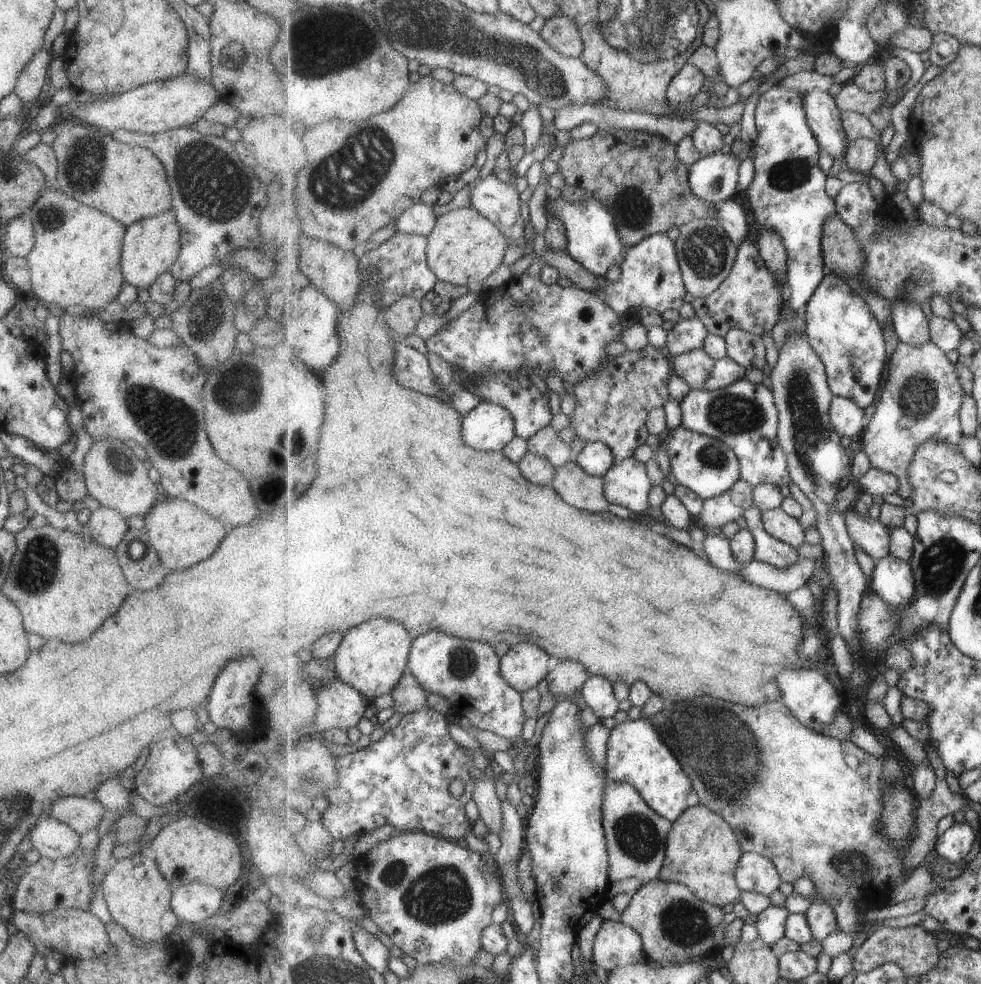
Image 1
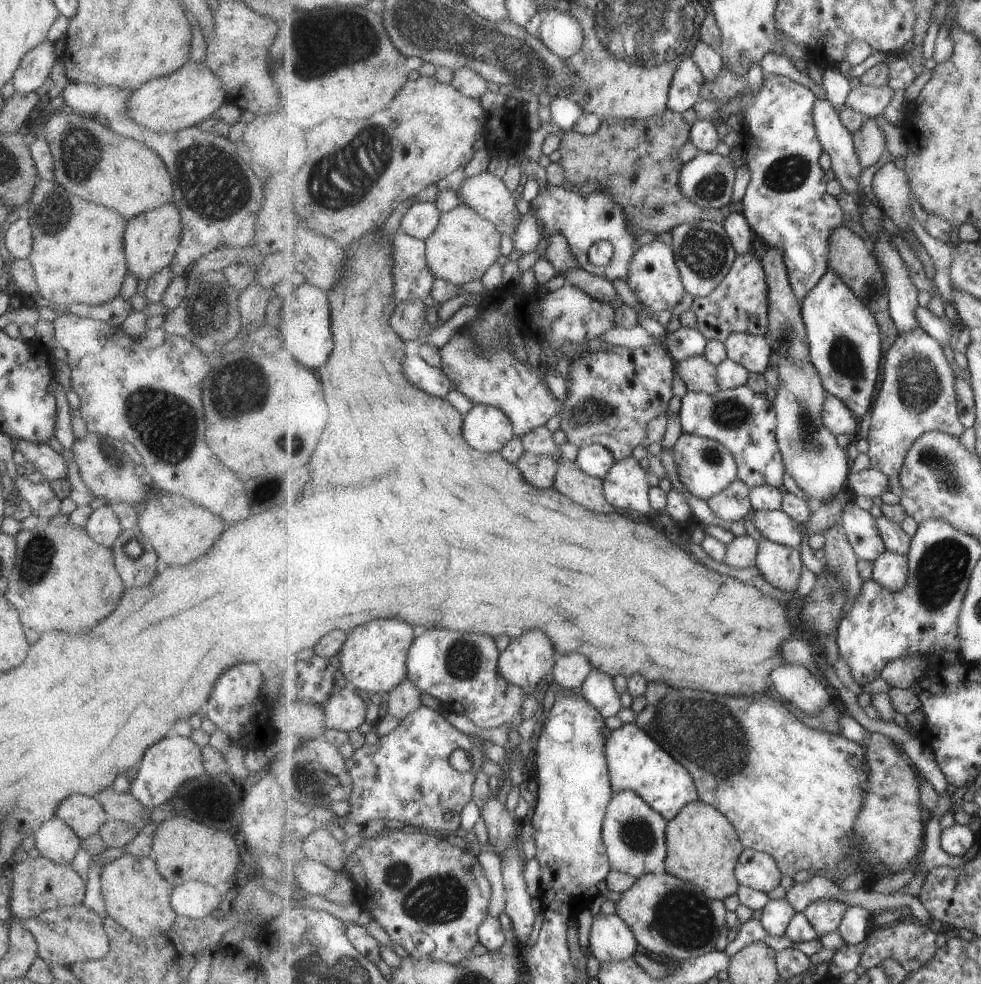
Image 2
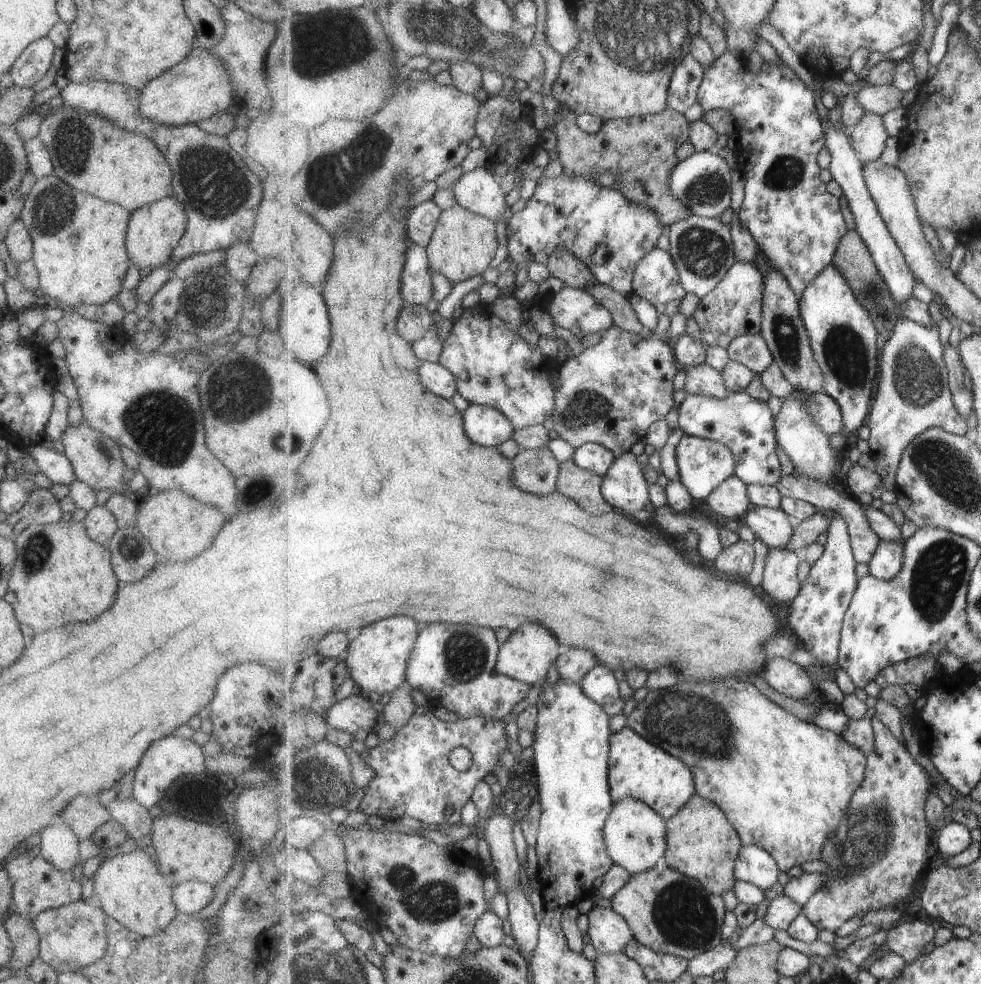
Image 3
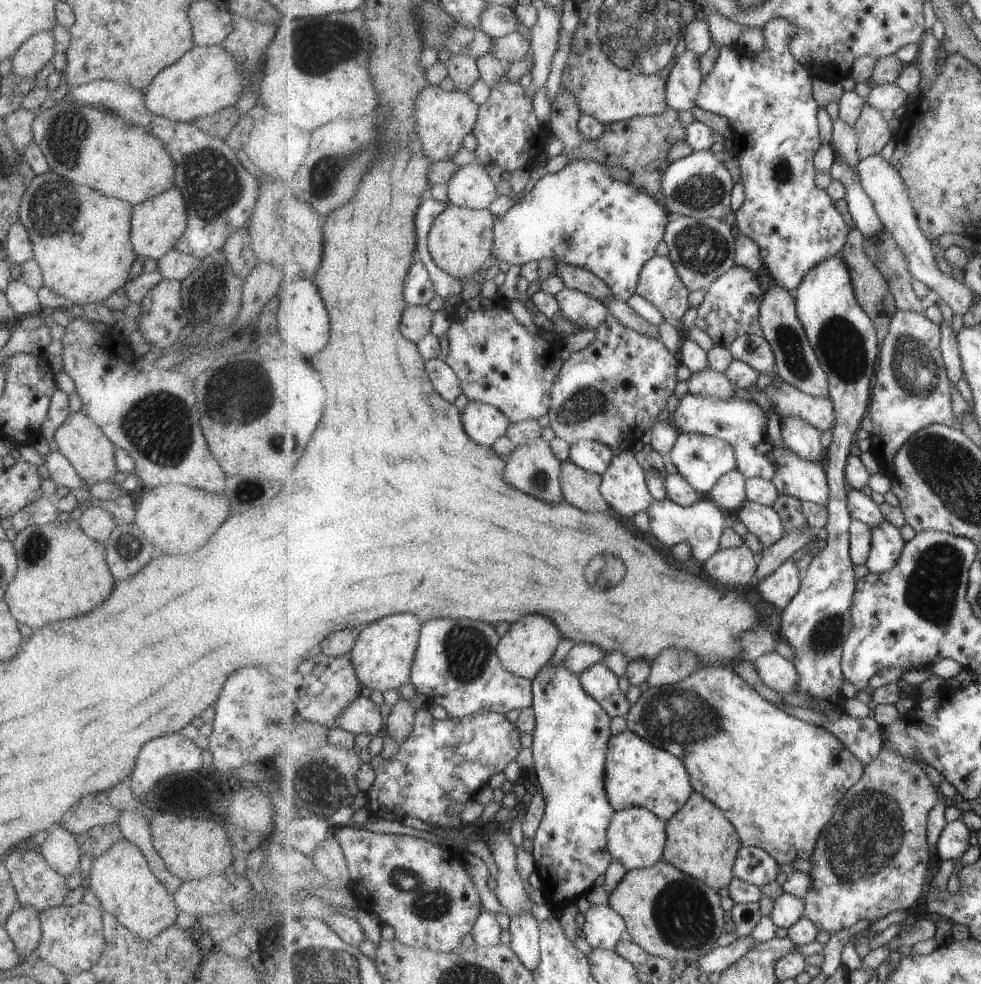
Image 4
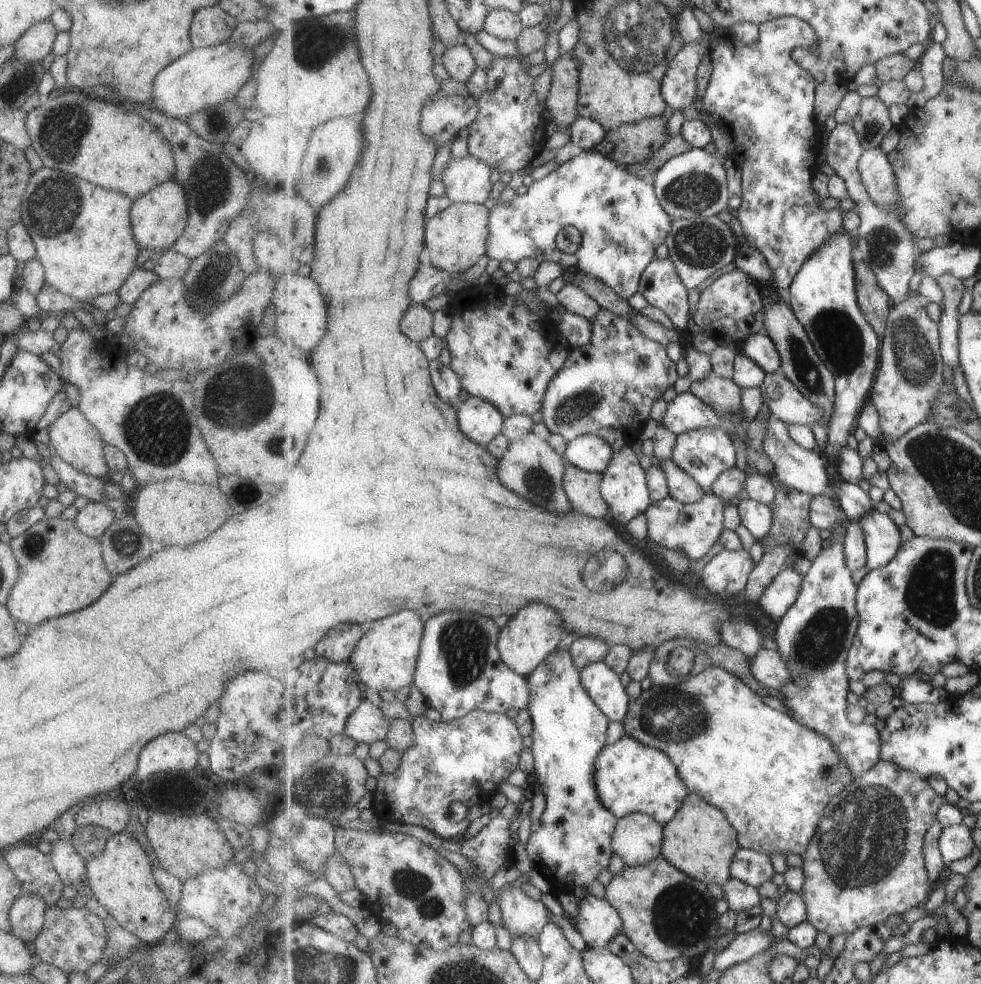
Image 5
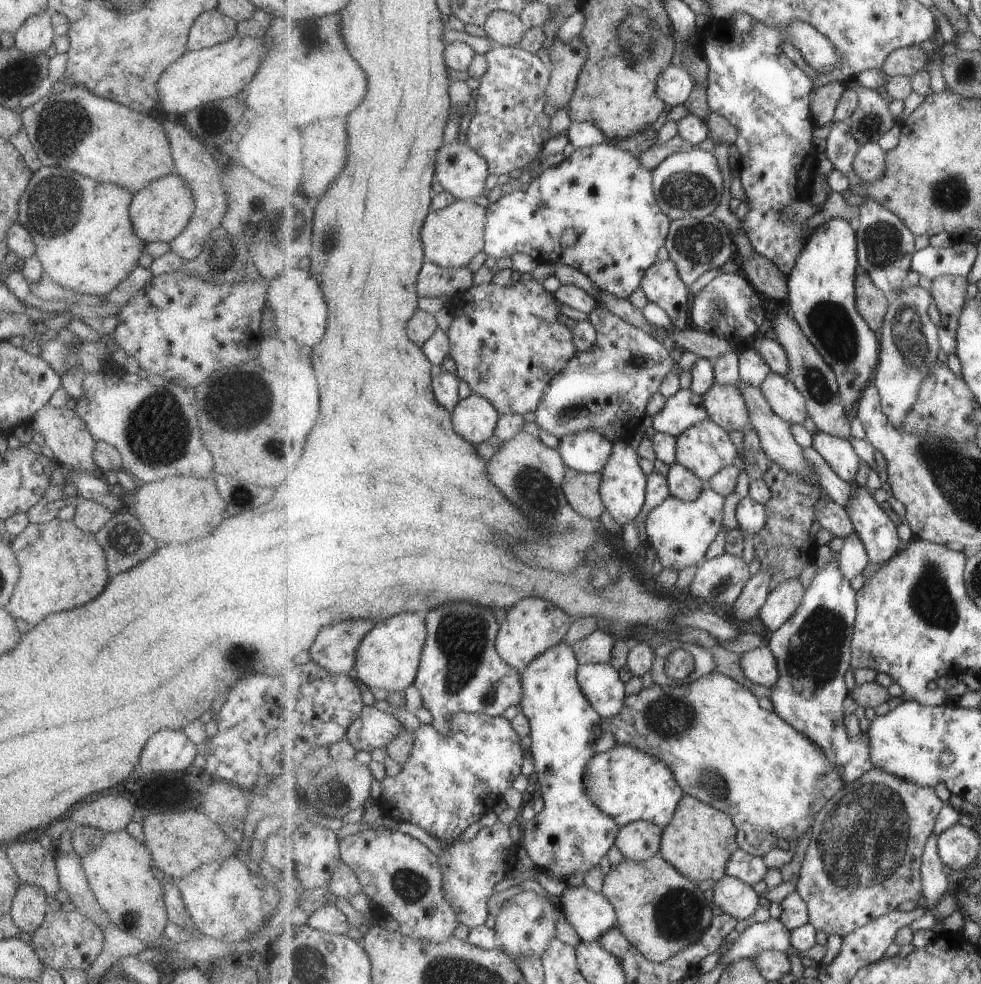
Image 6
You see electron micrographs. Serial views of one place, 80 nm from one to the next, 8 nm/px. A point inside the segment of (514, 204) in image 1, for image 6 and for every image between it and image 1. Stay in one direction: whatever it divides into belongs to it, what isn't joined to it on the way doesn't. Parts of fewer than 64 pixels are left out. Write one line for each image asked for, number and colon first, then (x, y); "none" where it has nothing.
2: (487, 194)
3: (478, 190)
4: (471, 186)
5: (467, 179)
6: (461, 170)

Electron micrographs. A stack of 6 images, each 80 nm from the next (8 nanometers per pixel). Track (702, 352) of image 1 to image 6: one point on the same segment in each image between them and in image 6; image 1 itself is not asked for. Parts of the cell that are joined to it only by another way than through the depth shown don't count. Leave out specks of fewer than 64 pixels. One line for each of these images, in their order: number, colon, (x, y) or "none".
2: (700, 375)
3: (704, 379)
4: (710, 383)
5: (724, 395)
6: (727, 406)

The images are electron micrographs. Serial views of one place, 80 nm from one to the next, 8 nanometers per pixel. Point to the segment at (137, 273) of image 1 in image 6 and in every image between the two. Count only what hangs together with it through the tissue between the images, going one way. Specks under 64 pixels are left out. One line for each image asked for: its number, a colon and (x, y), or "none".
2: (150, 239)
3: (154, 229)
4: (156, 223)
5: (157, 218)
6: (159, 212)

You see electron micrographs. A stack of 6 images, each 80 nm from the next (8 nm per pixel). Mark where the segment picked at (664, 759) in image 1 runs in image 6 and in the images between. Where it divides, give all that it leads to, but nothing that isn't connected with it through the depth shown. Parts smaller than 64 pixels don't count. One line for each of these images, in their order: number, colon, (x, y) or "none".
2: (636, 760)
3: (639, 768)
4: (638, 773)
5: (632, 777)
6: (628, 784)

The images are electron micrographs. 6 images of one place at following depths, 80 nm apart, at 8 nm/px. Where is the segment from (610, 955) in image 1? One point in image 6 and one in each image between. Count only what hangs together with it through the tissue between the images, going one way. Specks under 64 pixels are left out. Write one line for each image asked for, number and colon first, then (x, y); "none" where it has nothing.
2: (611, 939)
3: (608, 932)
4: (604, 927)
5: (598, 921)
6: (590, 913)

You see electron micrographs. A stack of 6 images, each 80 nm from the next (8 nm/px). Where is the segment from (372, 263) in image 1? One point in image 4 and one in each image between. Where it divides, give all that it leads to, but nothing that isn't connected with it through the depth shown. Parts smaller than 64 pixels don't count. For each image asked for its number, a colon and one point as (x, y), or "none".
2: (414, 281)
3: (418, 285)
4: (420, 288)

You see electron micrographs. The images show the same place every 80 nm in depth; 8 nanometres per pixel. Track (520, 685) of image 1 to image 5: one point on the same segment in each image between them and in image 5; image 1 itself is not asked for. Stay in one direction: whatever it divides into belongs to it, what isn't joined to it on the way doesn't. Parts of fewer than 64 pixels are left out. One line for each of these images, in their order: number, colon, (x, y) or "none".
2: (530, 659)
3: (527, 657)
4: (529, 644)
5: (527, 640)

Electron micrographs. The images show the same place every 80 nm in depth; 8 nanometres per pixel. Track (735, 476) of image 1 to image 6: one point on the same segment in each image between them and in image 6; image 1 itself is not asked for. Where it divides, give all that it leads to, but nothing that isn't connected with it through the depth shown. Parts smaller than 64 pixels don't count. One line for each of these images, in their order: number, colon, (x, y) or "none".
2: (706, 467)
3: (704, 464)
4: (702, 459)
5: (704, 453)
6: (705, 448)

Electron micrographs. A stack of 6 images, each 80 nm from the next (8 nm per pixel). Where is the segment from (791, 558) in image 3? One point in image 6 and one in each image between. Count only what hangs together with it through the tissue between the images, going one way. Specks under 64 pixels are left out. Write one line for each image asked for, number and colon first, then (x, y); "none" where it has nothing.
4: (779, 589)
5: (784, 591)
6: (784, 599)

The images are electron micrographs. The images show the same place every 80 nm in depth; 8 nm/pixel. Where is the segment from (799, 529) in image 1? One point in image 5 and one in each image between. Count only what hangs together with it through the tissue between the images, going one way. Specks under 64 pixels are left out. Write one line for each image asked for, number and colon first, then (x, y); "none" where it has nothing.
2: (776, 525)
3: (774, 527)
4: (764, 522)
5: (758, 518)

